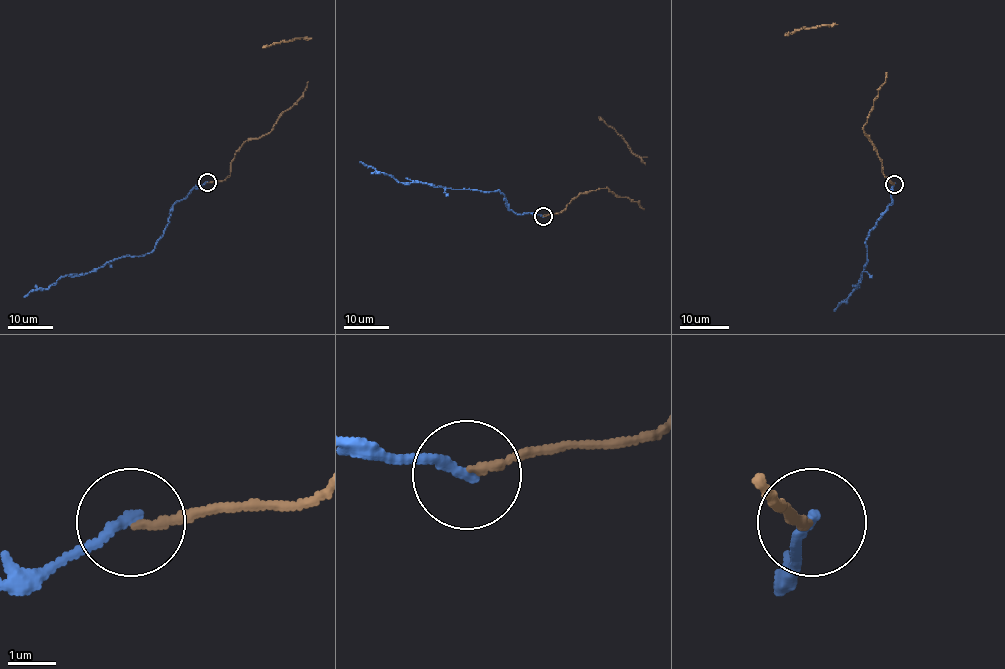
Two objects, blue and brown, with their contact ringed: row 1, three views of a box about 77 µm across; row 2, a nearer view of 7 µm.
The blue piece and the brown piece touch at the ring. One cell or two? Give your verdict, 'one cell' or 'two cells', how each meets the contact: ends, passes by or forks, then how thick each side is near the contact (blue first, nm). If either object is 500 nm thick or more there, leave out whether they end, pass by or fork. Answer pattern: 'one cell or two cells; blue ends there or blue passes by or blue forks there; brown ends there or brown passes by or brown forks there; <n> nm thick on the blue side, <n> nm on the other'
two cells; blue ends there; brown ends there; 240 nm thick on the blue side, 180 nm on the other

